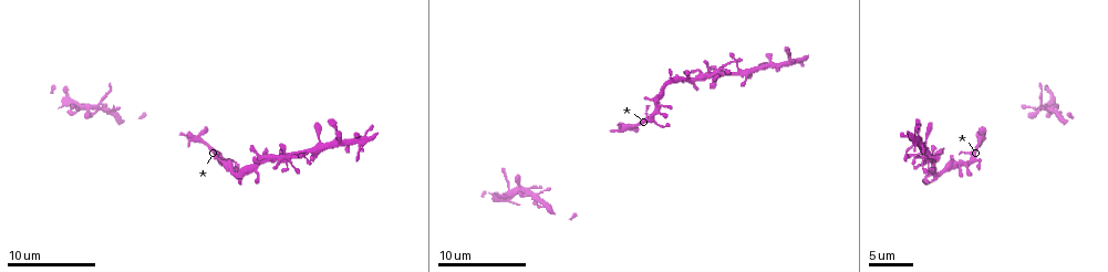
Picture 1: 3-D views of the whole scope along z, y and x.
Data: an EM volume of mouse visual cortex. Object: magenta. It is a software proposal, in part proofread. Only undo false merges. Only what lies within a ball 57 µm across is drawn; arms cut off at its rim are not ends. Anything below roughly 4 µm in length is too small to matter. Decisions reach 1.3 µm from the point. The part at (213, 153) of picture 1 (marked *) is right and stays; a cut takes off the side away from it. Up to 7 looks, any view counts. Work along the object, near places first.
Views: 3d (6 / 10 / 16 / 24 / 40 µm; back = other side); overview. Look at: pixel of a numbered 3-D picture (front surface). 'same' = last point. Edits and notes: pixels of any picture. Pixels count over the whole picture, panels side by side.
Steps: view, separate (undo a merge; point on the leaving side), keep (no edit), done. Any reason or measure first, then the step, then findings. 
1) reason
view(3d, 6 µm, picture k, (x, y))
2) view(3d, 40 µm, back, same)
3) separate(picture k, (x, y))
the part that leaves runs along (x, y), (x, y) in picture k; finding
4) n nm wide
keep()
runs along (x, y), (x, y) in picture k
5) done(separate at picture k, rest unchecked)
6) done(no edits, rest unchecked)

sudden change in width
view(3d, 10 µm, picture 1, (188, 137))

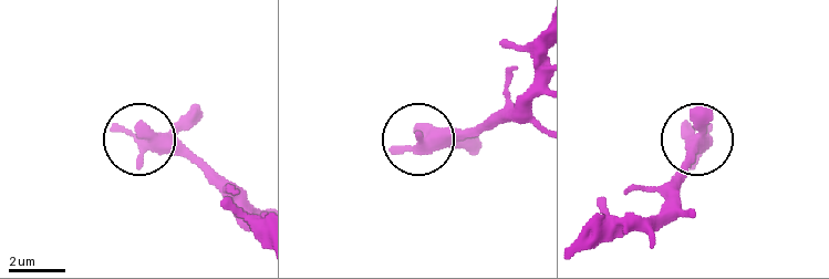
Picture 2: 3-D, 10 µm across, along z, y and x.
view(3d, 10 µm, back, picture 2, (415, 149))

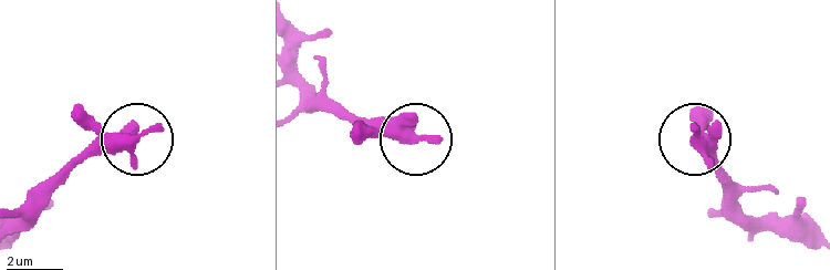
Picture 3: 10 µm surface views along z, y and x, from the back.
keep()
runs along (58, 187), (91, 156), (131, 142) in picture 3; all the same cell

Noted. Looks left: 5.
thick turns thin
view(3d, 10 µm, picture 1, (698, 76))

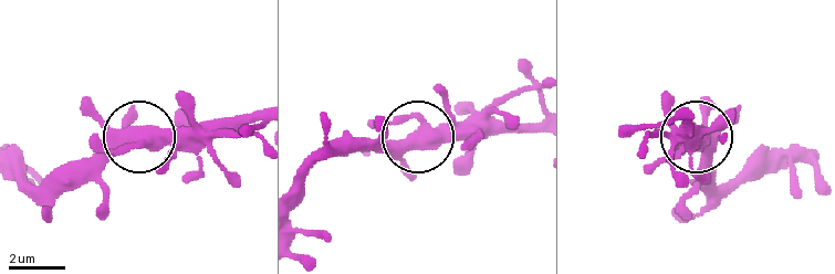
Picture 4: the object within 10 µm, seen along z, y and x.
keep()
all the same cell

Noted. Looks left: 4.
calibre changes
view(3d, 6 µm, picture 1, (735, 75))

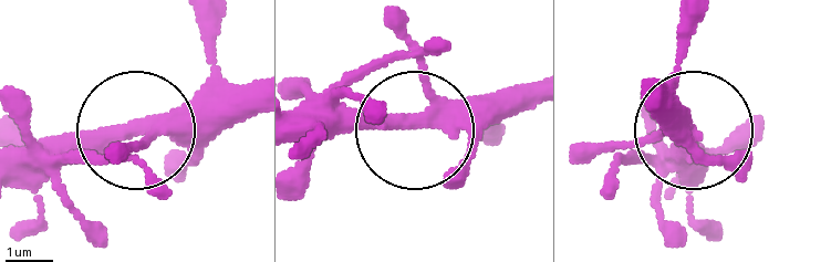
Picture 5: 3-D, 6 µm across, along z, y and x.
keep()
one cell here

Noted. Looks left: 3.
done(no edits, rest unchecked)

